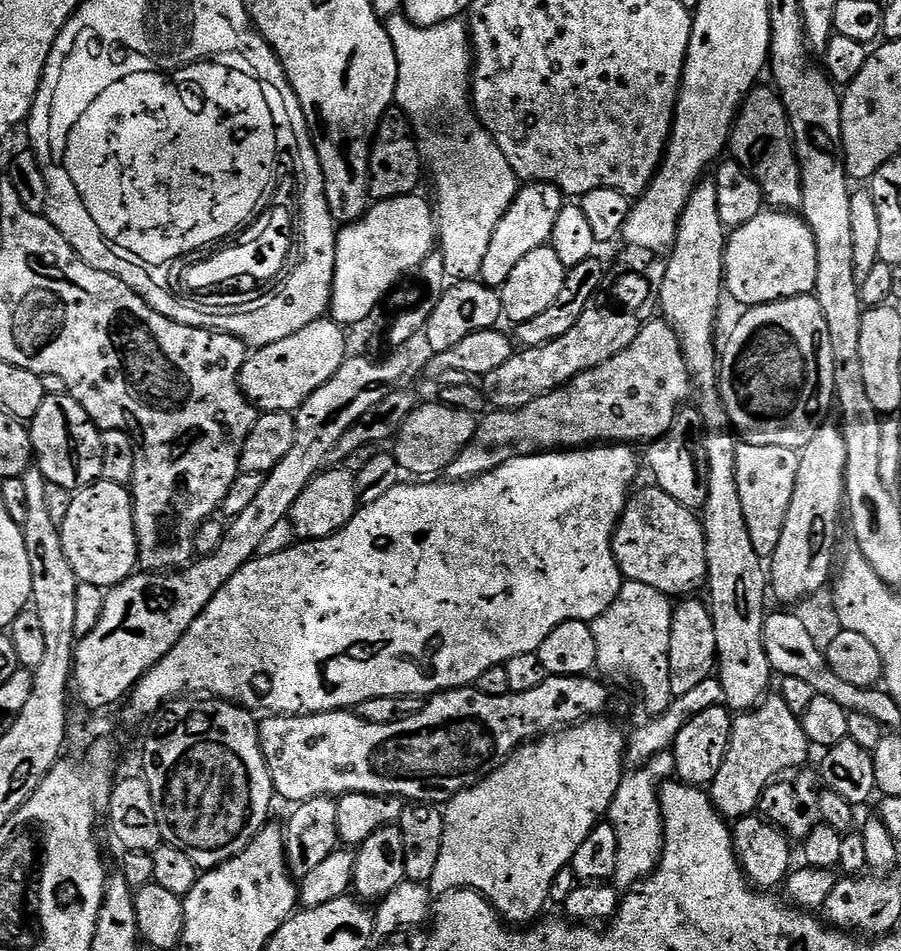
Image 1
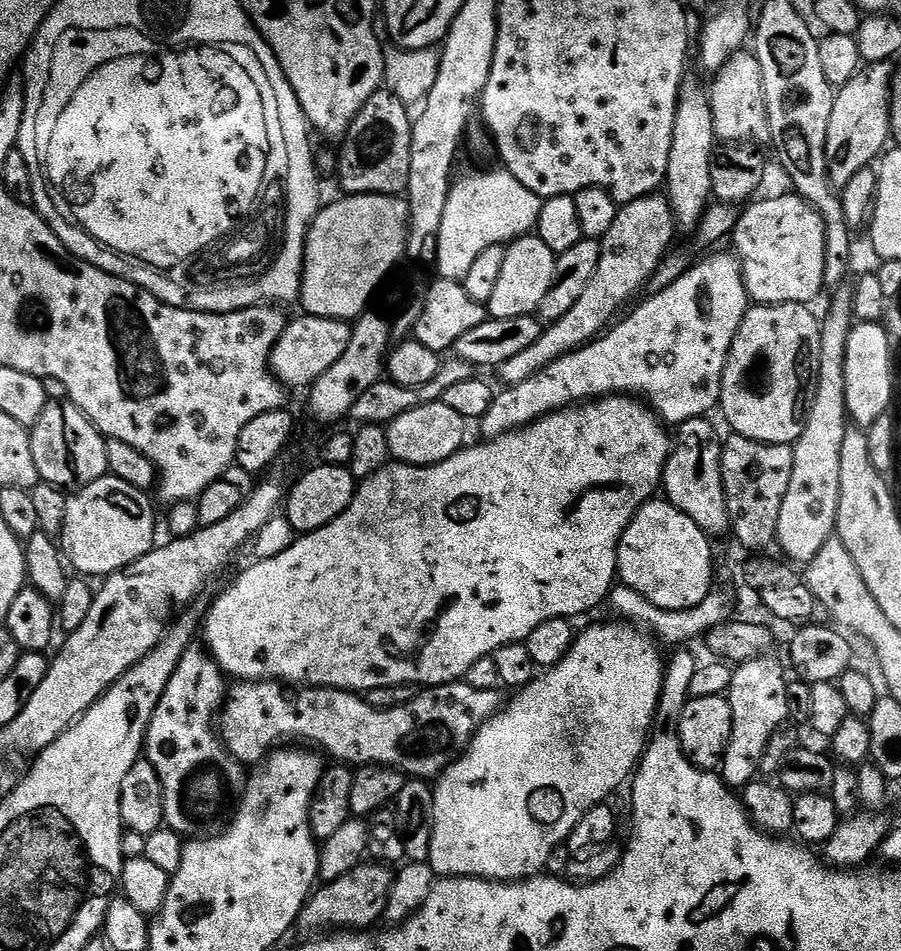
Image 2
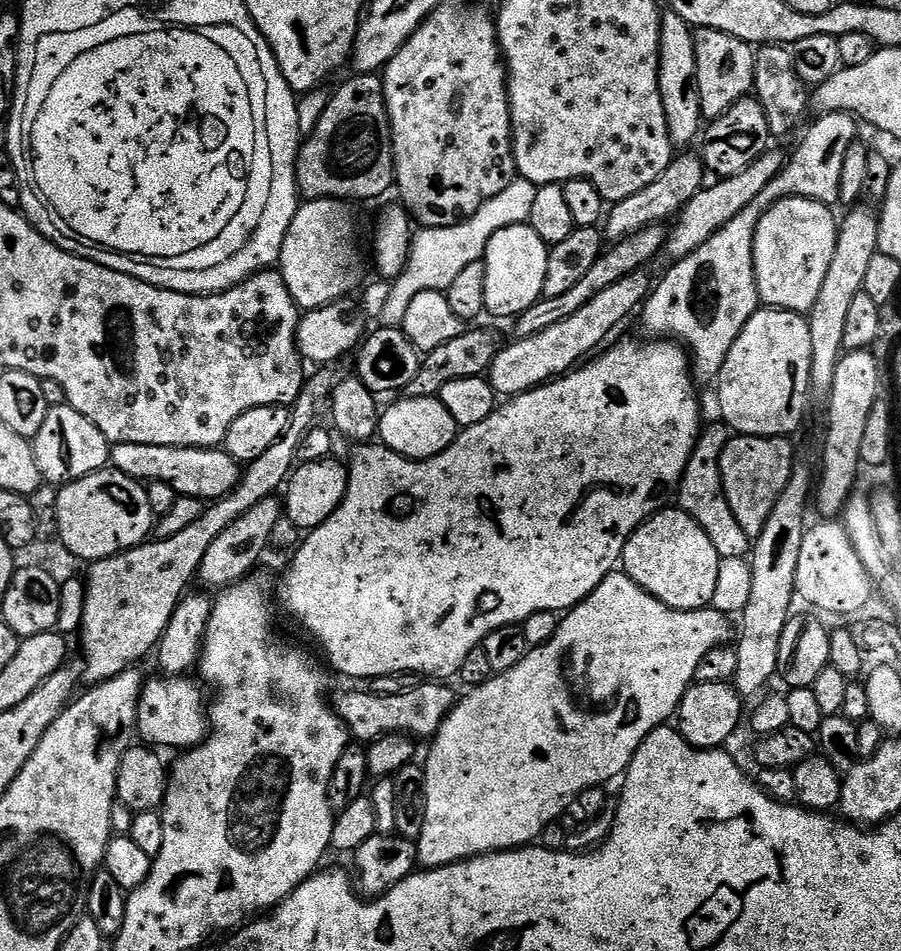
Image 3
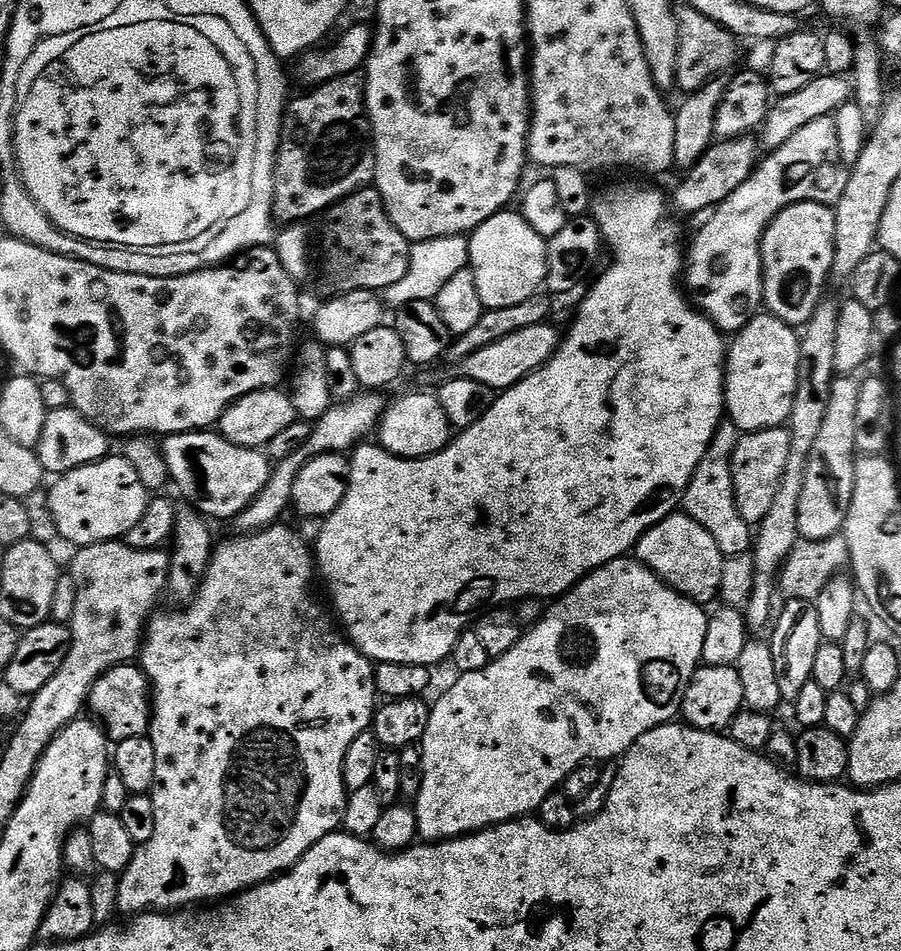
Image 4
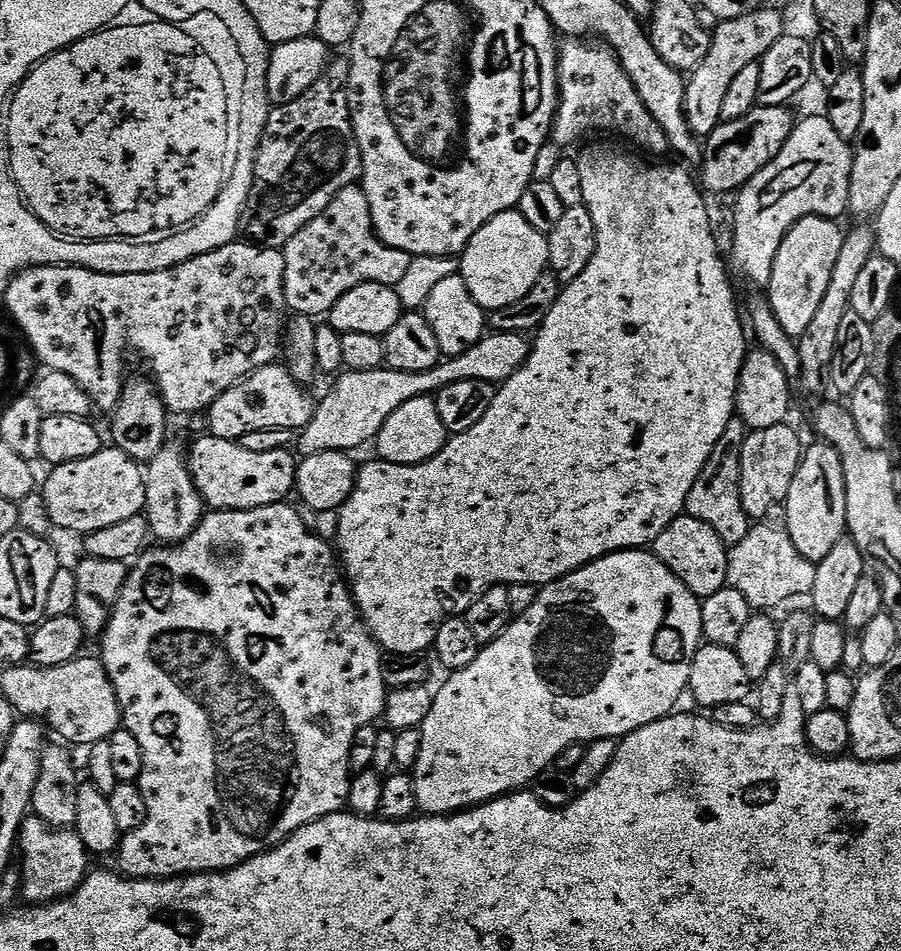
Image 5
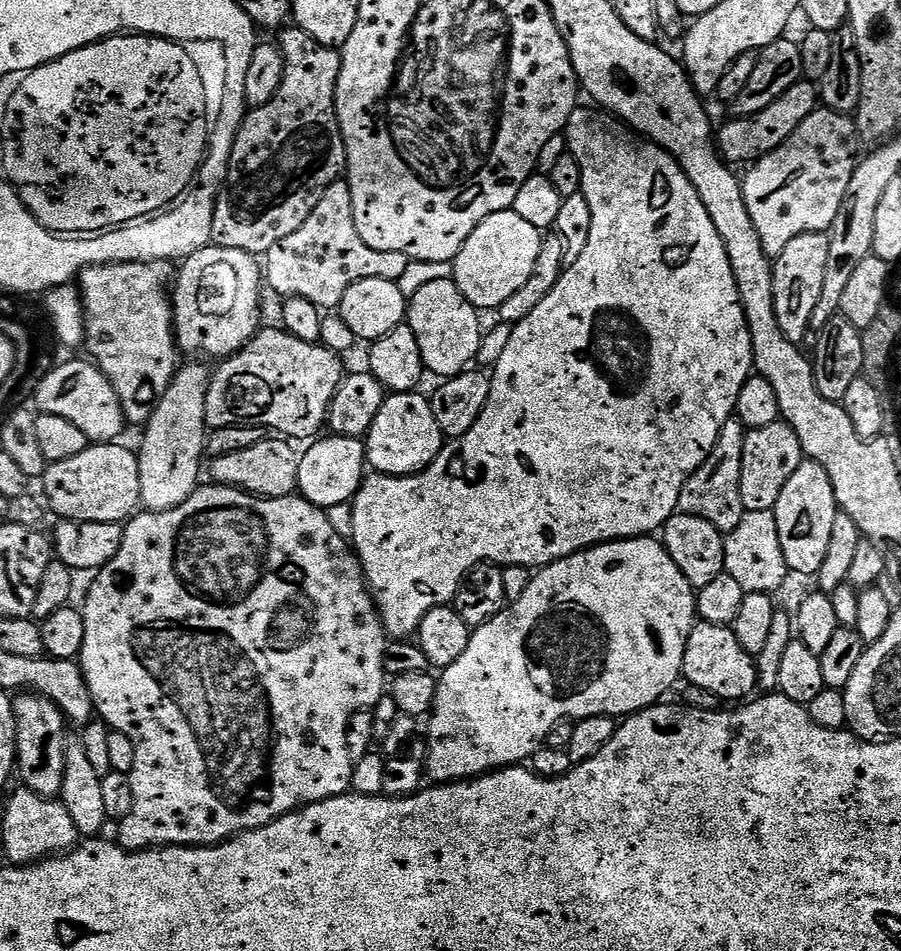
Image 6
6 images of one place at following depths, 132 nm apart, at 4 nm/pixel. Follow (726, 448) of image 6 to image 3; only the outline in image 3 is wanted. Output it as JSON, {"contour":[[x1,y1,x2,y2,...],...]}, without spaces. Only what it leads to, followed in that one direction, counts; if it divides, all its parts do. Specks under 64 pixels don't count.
{"contour":[[717,422,703,429,694,450,690,454,690,462,680,479,678,489,678,507,686,513,702,530,706,530,706,538,714,542,714,550,718,550,721,560,726,558,745,558,750,552,750,538,742,525,730,511,730,502,726,502,726,494,722,486,722,450,726,450,730,439,730,429,727,424]]}

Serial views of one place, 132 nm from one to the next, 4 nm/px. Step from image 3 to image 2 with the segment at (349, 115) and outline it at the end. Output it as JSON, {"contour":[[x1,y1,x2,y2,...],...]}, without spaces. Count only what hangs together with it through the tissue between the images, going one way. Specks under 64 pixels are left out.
{"contour":[[381,90,358,110,342,137,344,145,340,148,340,184,345,193,351,195,392,195,407,193,410,182,410,142,412,141,413,117,408,116,409,105,396,97,393,92]]}

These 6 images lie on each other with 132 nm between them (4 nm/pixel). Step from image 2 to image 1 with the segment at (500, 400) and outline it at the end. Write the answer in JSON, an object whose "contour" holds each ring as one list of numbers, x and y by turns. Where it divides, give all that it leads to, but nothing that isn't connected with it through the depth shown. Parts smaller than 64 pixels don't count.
{"contour":[[663,318,649,319,640,329,638,338,634,338,622,354,610,358,610,362,602,362,602,366,594,366,594,370,578,374,569,384,563,384,550,394,542,394,542,398,536,398,522,408,489,411,483,417,485,420,477,423,472,441,457,454,454,462,450,462,446,470,447,479,452,482,472,480,475,476,494,471,516,456,587,448,601,442,633,446,658,440,670,430,674,418,689,403,688,395,691,397,693,392,692,375,688,372,676,331]]}

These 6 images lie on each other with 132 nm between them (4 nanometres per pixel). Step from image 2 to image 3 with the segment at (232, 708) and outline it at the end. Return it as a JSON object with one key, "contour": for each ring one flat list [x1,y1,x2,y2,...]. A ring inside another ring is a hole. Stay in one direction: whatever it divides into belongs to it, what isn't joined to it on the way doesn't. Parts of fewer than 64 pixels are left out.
{"contour":[[159,678,160,680,145,679,144,689,140,692,140,709,136,715,138,725,138,736,145,745,155,746,157,749,180,748,176,750,187,750,196,747,204,741,204,737,210,731,210,716,206,711,206,700,204,704,205,689,192,678],[422,682,414,690,406,690,406,694,389,696,379,696,370,690,344,692,334,700,334,707,340,721,347,726,351,739,356,742,371,742,395,732,413,738,431,738,436,735,458,699,457,693,452,693,444,684,447,683]]}

